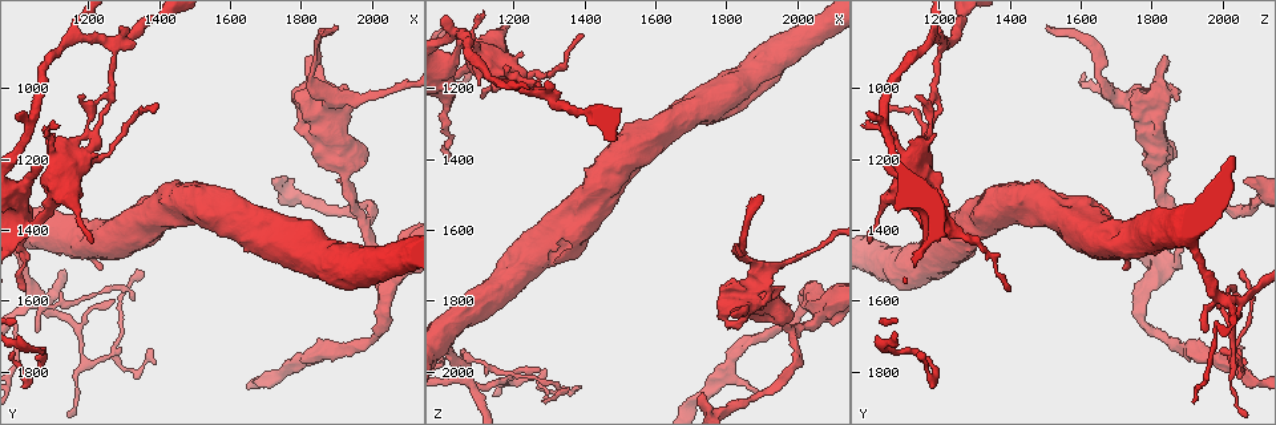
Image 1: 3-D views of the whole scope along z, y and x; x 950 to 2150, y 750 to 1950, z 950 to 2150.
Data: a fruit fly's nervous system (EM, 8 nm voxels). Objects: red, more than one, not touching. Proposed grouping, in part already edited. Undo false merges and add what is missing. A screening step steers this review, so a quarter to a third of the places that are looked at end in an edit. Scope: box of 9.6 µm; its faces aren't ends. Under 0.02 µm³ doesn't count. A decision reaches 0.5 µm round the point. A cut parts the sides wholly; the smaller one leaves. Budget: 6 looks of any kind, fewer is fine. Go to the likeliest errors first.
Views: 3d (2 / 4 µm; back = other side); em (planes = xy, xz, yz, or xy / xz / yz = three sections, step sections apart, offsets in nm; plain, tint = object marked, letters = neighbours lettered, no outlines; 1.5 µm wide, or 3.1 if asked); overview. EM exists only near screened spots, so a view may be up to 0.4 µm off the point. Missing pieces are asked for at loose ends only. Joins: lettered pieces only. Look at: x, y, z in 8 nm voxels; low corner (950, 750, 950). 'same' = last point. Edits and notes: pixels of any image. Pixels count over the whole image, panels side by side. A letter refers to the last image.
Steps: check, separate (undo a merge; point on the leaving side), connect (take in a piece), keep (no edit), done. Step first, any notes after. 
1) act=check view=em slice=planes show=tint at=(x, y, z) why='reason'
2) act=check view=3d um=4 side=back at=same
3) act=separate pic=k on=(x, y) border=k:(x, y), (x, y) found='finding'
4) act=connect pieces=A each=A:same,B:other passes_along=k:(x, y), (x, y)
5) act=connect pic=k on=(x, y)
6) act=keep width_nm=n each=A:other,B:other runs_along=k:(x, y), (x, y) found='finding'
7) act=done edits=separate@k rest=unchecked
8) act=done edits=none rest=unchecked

act=check view=em slice=xz step=4 show=letters at=(1720, 1260, 2060) why='long arm stops here'

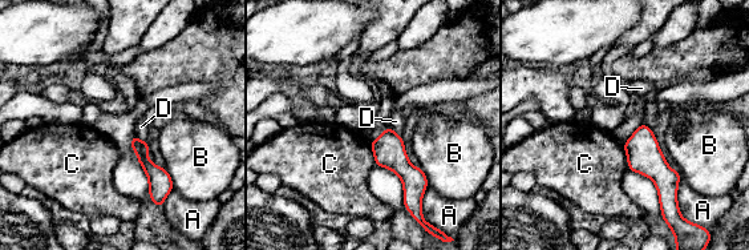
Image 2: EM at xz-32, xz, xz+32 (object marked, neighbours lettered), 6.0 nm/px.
act=keep each=A:other,B:other,C:other,D:other border=2:(389, 125), (401, 137) found='no lettered piece goes on from it'

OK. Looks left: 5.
act=check view=3d um=4 at=(1890, 830, 1500)

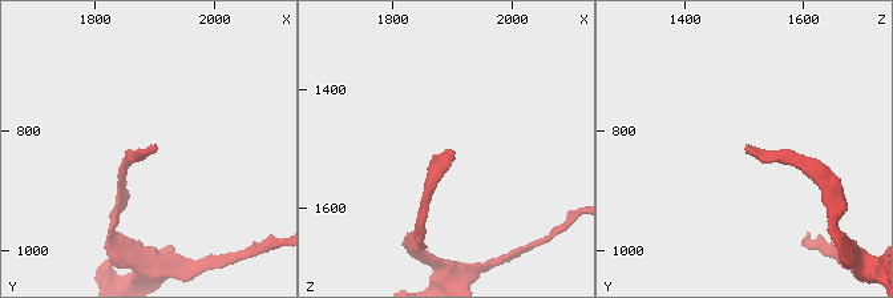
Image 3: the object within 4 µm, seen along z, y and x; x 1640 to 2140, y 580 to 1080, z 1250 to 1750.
act=check view=em slice=planes show=letters at=(1890, 830, 1500) why='shape alone is not enough'

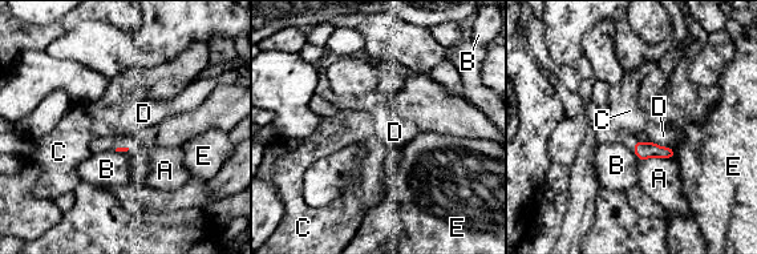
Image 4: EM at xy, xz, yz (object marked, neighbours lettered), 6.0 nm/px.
act=keep each=A:other,B:other,C:other,D:other,E:other found='no lettered piece goes on from it'

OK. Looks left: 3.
act=check view=3d um=4 at=(1280, 1600, 1990) why='tapers out'

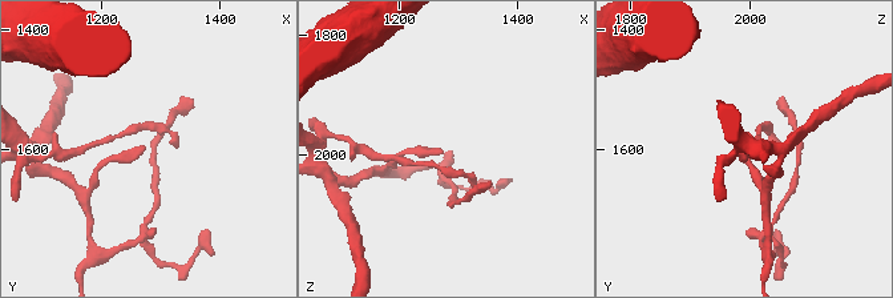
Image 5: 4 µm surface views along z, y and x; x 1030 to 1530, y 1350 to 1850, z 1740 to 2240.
act=check view=em slice=planes show=tint at=(1275, 1600, 1995)

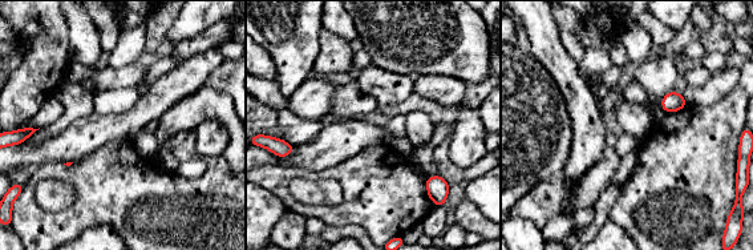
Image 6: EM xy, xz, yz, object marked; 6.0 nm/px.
act=check view=em slice=planes show=letters at=same

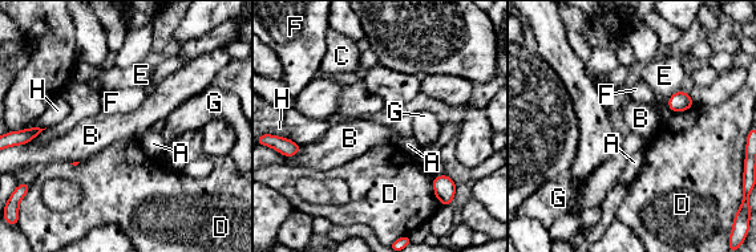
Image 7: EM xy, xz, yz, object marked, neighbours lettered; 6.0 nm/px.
act=keep each=A:other,B:other,C:other,D:other,E:other,F:other,G:other,H:other border=7:(694, 104), (684, 110), (672, 113) found='no lettered piece goes on from it'

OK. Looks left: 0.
act=done edits=none rest=unchecked

